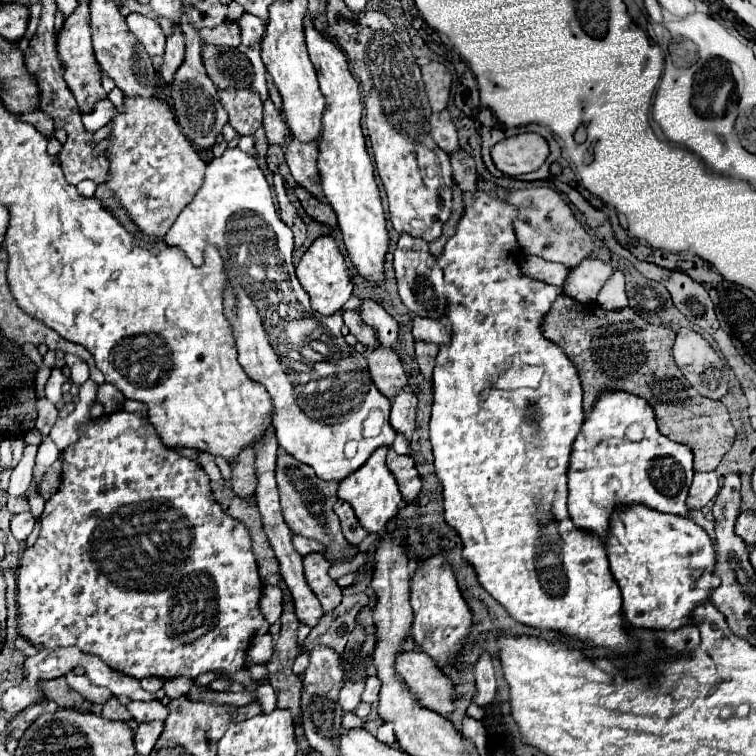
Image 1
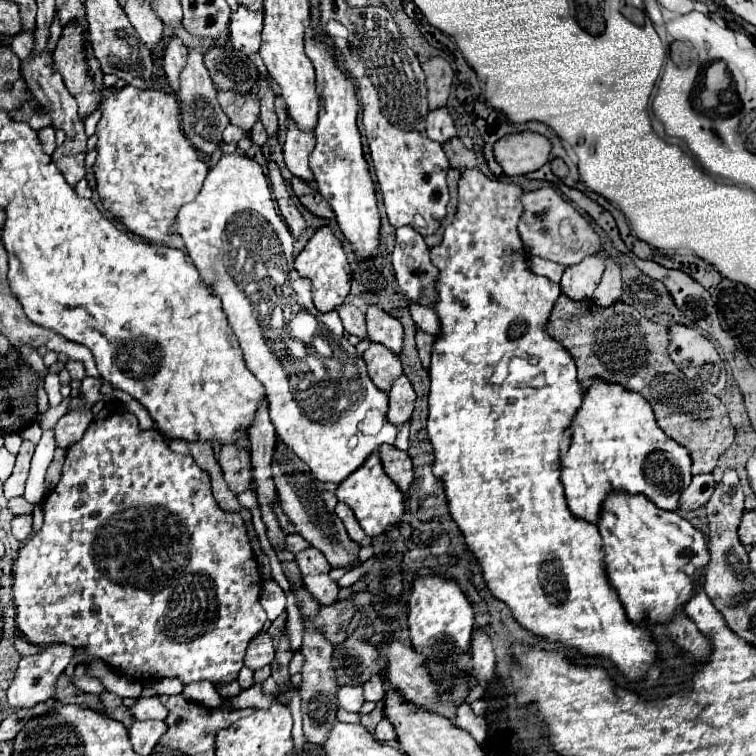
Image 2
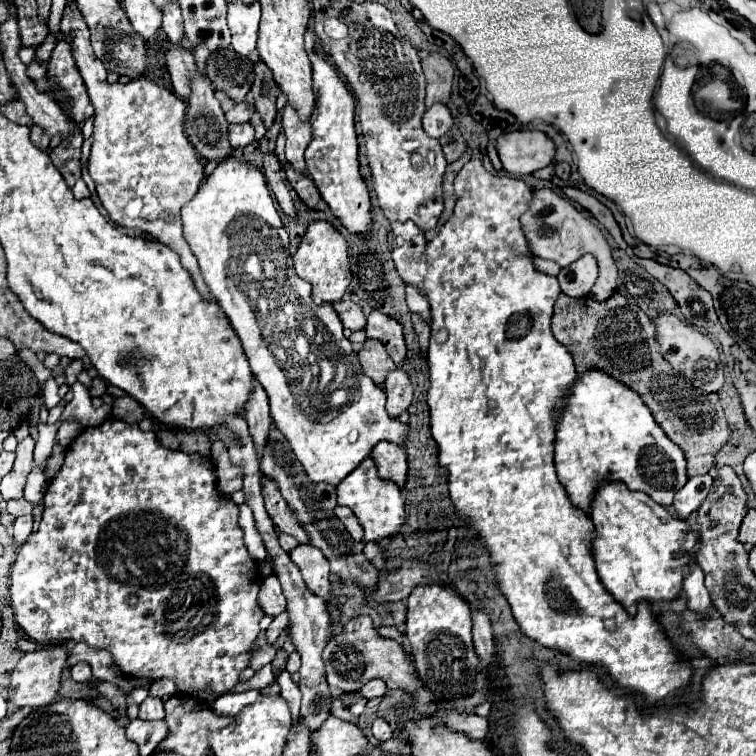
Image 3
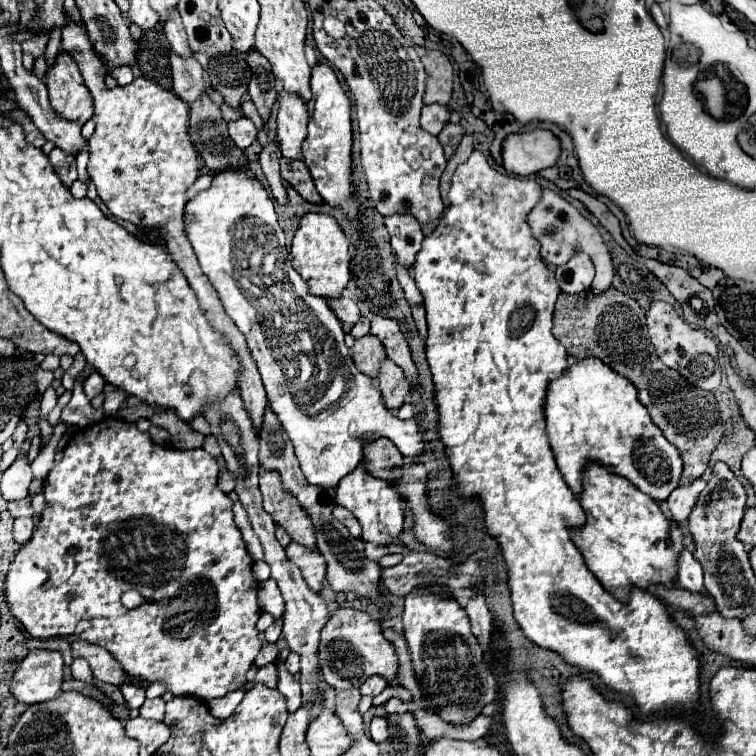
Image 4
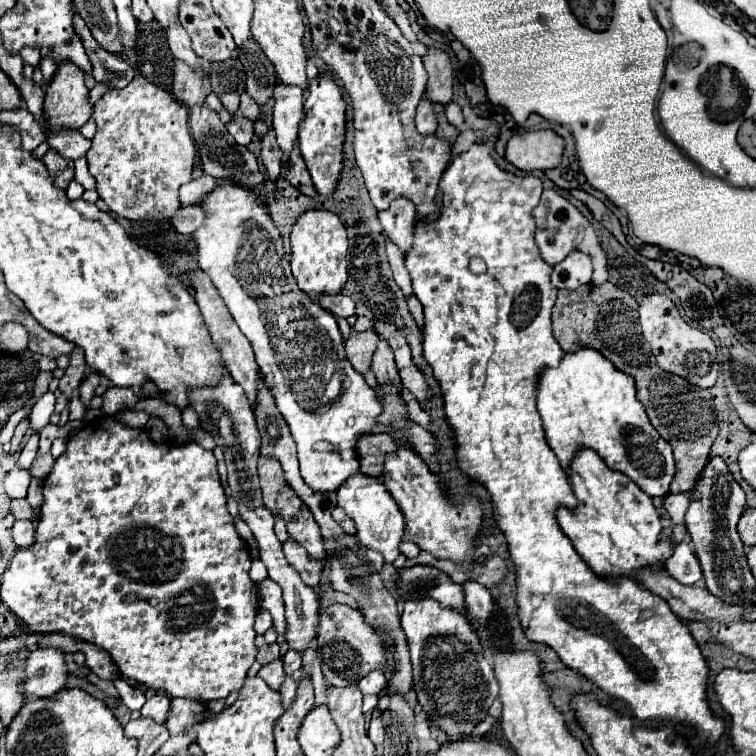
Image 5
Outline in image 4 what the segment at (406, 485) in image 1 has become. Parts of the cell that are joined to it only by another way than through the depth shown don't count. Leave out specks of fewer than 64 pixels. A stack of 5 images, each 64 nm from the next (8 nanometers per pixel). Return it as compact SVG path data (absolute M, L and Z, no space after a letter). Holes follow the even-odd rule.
M380 438L380 440L366 444L364 458L366 458L368 472L372 476L382 478L382 480L390 480L390 482L396 480L394 468L404 466L404 456L388 438Z

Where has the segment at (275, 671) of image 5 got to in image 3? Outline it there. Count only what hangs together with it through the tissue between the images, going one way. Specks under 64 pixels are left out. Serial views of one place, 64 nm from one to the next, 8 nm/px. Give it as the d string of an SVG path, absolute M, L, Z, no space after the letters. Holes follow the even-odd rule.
M268 664L268 666L264 666L262 670L258 670L258 672L252 676L252 680L246 682L246 688L256 688L256 690L260 690L260 688L268 686L272 680L274 680L274 674L272 674L272 668L270 668L270 664Z

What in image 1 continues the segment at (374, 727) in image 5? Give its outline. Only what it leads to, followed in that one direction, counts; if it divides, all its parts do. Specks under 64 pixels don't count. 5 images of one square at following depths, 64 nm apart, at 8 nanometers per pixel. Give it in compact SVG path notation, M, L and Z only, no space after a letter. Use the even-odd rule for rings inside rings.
M384 722L380 728L378 728L378 734L376 734L376 738L380 740L380 742L384 742L384 744L388 744L388 746L392 746L394 742L396 742L396 736L394 736L394 730L392 730L392 726L388 724L388 722Z

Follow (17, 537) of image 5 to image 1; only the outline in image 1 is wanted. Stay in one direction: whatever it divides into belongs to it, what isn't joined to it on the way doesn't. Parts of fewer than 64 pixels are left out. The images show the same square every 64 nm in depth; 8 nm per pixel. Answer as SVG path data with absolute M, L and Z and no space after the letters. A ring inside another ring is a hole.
M22 512L22 514L12 516L12 520L10 520L12 536L14 536L18 542L24 542L24 540L30 536L30 532L32 532L34 522L36 522L36 520L32 518L30 512Z

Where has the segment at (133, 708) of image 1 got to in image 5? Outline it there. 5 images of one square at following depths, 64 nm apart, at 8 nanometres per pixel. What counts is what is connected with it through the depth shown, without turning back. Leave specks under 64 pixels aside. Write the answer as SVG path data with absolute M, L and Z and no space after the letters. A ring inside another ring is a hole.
M156 694L150 700L146 700L146 704L142 706L140 712L142 712L142 716L156 720L158 724L164 724L168 710L170 710L170 698L166 698L162 694Z

